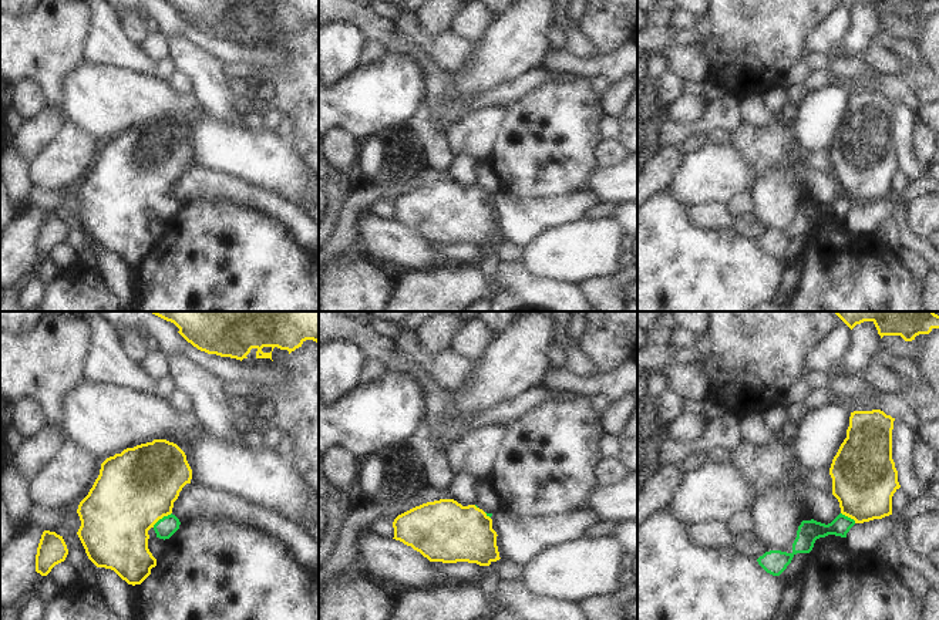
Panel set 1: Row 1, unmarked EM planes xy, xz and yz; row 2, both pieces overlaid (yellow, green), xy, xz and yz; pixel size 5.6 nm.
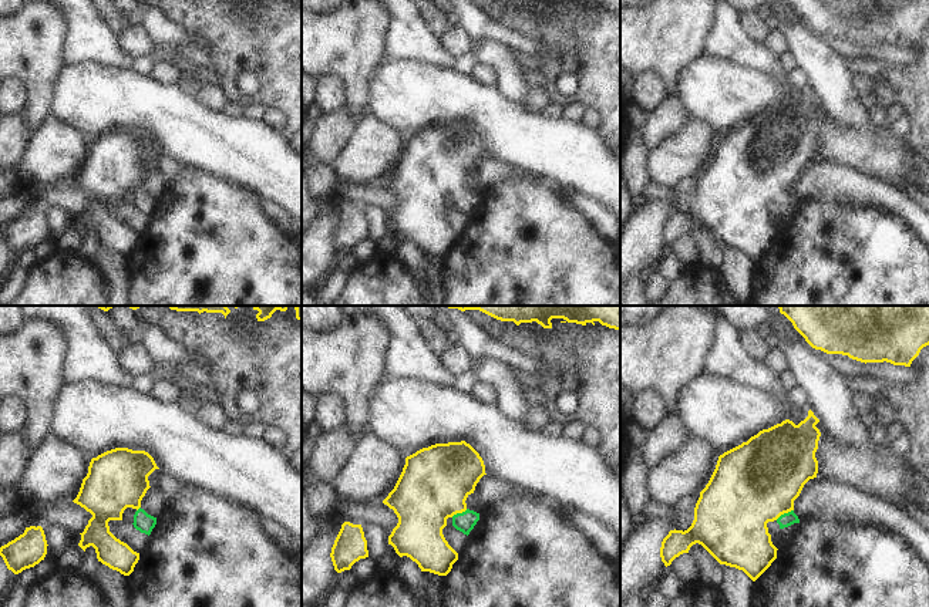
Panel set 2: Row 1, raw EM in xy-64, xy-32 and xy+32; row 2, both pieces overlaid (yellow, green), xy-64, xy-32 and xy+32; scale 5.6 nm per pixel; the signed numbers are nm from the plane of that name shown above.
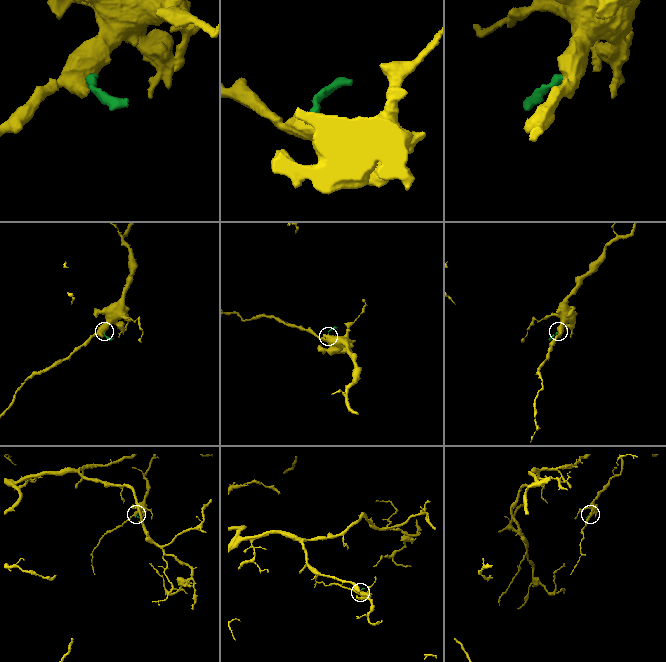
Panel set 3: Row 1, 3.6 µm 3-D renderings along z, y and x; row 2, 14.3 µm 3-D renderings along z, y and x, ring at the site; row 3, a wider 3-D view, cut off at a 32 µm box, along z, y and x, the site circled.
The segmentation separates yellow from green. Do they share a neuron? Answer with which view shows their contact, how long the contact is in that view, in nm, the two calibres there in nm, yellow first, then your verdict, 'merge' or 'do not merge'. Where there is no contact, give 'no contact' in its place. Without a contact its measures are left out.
xy | 140 nm | 440/110 nm | merge

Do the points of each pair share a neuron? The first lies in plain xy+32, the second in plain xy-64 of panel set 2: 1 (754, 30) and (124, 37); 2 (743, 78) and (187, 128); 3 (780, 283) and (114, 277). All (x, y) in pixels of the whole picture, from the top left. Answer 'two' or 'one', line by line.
1: two
2: one
3: two

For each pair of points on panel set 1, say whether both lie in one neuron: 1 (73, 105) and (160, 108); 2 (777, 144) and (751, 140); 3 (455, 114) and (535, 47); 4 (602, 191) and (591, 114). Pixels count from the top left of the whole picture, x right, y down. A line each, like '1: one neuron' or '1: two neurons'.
1: one neuron
2: one neuron
3: one neuron
4: two neurons

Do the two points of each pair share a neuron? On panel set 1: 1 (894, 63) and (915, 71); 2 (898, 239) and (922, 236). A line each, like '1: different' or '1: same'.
1: different
2: different

